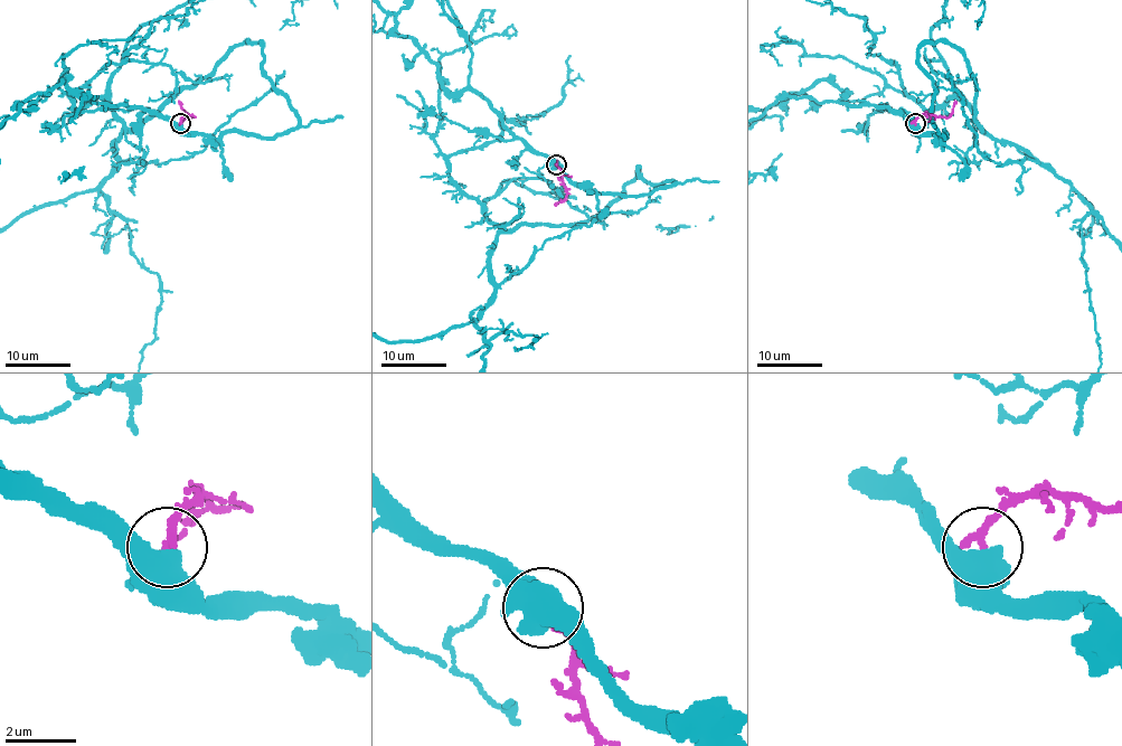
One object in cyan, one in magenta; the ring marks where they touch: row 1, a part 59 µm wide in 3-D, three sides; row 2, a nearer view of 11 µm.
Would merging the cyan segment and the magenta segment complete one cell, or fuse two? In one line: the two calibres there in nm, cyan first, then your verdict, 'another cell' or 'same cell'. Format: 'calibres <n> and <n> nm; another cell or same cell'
calibres 750 and 260 nm; another cell

